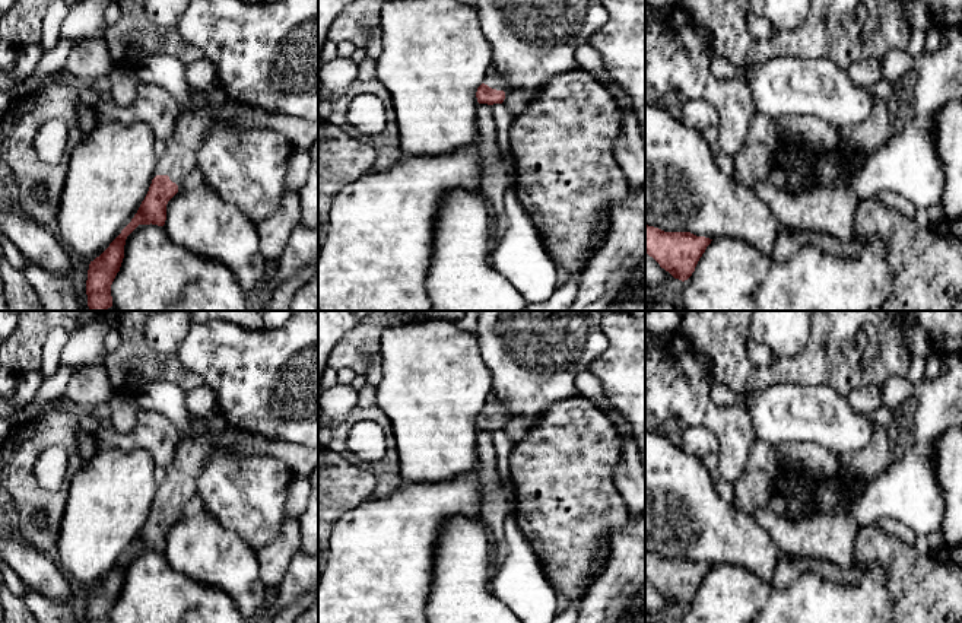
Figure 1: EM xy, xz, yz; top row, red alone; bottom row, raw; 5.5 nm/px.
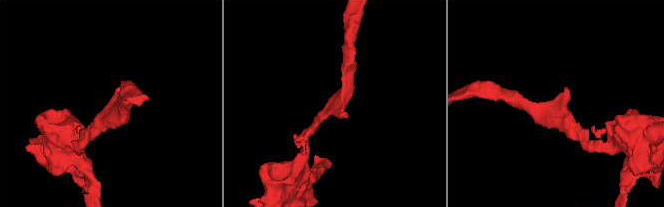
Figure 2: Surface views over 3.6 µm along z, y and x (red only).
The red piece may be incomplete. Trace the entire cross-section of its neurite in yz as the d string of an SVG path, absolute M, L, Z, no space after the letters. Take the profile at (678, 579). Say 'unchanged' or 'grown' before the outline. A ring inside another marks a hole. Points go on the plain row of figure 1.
unchanged; M645 552L645 579L674 605L688 607L712 566Z

